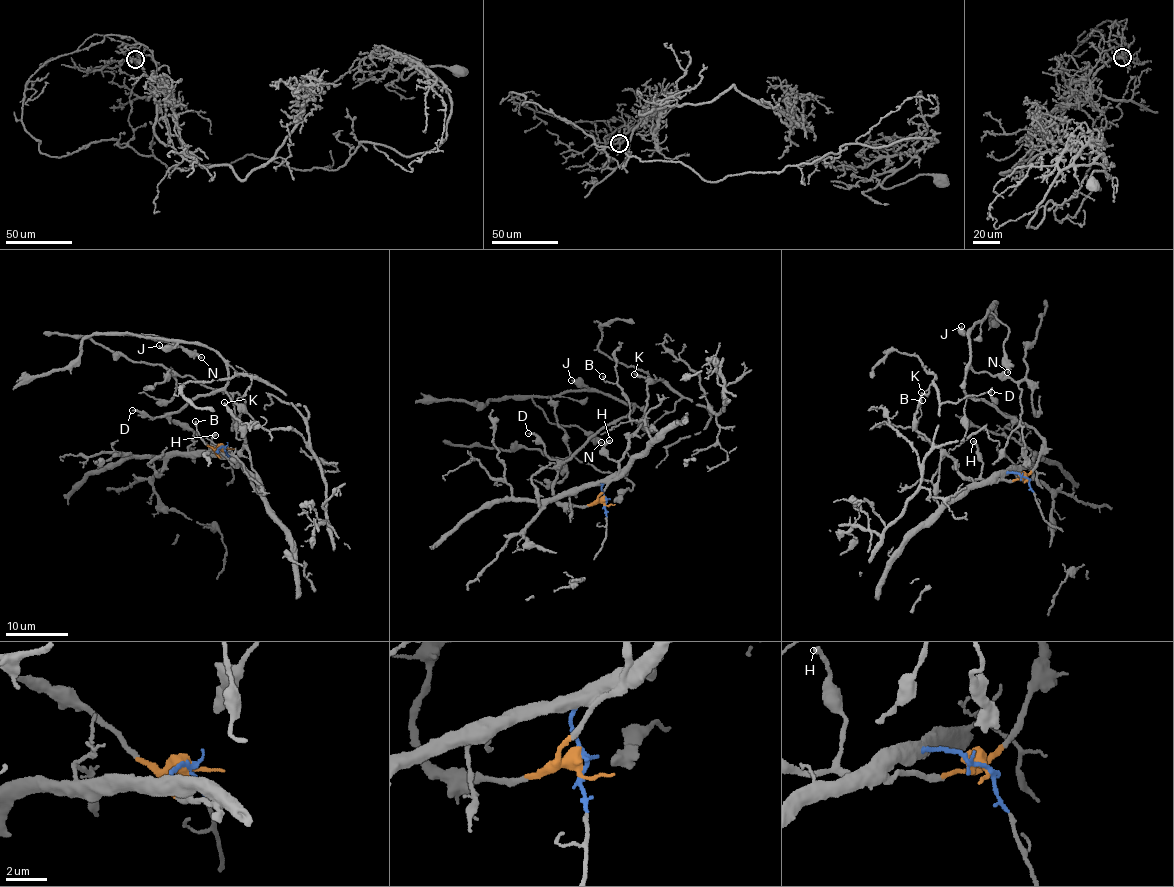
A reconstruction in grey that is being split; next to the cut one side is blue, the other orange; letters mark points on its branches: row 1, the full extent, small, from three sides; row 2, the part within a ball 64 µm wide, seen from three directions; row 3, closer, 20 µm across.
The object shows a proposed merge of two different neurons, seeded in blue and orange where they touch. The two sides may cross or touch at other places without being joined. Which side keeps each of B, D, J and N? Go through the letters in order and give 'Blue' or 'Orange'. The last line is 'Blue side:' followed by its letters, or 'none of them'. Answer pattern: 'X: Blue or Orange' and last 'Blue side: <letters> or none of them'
B: Blue
D: Orange
J: Orange
N: Orange
Blue side: B

